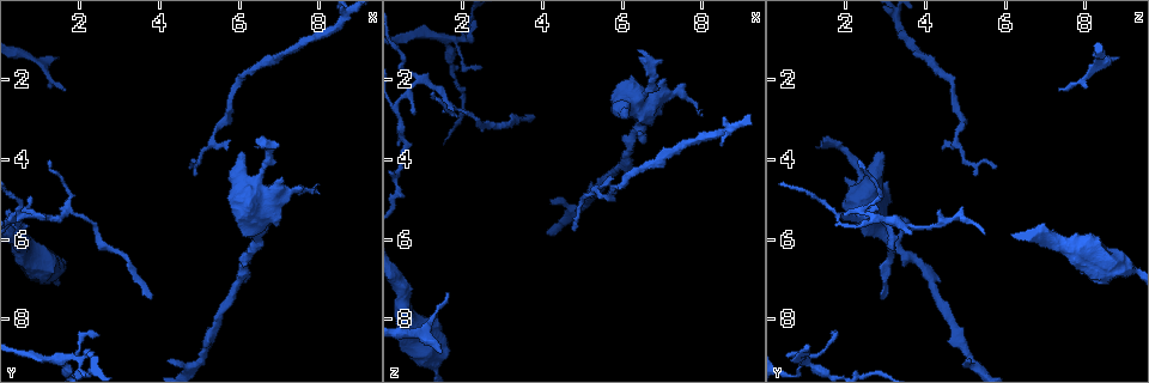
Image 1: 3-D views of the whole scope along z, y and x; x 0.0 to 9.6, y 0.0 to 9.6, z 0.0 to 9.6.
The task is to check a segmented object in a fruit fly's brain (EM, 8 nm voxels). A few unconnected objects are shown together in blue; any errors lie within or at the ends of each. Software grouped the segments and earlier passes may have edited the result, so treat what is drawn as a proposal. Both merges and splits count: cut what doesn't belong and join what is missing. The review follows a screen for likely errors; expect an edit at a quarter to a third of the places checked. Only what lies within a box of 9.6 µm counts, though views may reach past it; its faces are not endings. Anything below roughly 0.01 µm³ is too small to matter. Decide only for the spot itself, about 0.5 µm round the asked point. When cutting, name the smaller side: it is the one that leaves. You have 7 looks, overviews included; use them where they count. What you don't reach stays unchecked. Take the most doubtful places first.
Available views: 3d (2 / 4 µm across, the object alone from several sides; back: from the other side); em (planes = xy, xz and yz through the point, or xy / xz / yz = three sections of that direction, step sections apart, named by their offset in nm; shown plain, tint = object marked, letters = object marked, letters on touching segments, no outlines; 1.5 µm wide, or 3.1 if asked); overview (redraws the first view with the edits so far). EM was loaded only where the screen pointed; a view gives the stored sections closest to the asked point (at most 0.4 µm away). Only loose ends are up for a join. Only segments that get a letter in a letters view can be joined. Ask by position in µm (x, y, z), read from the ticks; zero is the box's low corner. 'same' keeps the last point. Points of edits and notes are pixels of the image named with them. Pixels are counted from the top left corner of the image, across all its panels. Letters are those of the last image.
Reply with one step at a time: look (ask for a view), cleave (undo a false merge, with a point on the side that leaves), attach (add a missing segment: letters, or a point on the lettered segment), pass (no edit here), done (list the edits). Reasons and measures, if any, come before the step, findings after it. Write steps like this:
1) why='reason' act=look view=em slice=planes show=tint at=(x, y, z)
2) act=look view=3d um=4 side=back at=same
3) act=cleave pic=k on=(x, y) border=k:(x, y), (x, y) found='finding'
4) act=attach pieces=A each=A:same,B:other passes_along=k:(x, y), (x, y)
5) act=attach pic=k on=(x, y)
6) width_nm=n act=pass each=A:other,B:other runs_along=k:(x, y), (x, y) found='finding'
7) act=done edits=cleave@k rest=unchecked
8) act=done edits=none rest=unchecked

act=look view=em slice=planes show=letters at=(1.95, 9.00, 1.05)

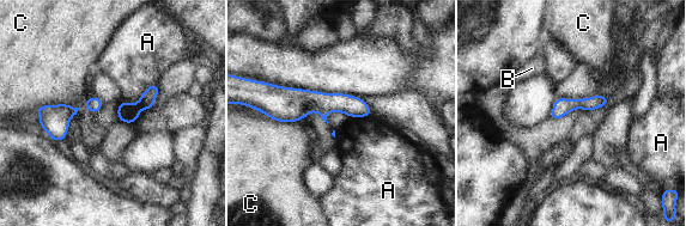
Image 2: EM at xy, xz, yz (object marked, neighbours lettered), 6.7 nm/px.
width_nm=120 longest_contact=C:320nm act=pass each=A:other,B:other,C:other found='continuous, no second cell'

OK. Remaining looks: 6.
why='free end' act=look view=em slice=xy step=4 show=letters at=(5.75, 3.65, 4.35)

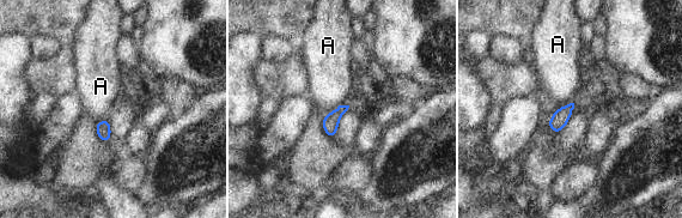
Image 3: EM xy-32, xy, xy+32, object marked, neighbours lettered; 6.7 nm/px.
why='cut it another way' act=look view=em slice=planes show=letters at=same

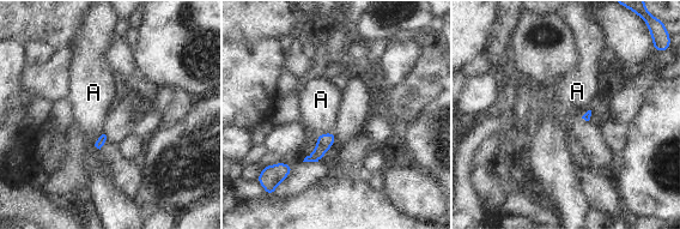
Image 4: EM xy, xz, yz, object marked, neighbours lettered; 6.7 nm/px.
act=pass each=A:other found='no lettered segment goes on from it'

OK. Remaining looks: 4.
why='free end' act=look view=em slice=planes show=letters at=(8.05, 4.90, 2.85)

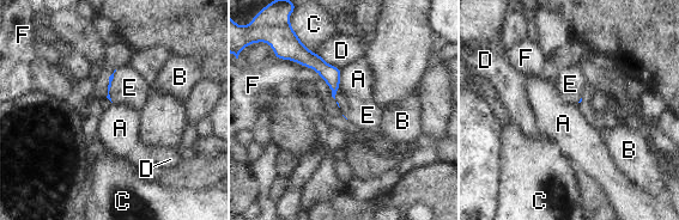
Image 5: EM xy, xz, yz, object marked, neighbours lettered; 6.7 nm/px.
act=attach pieces=E each=A:other,B:other,C:other,D:other,E:same,F:other passes_along=5:(111, 77), (110, 86), (129, 87) found='the cell continues'

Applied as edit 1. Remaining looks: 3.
act=done edits=attach@5 rest=unchecked

